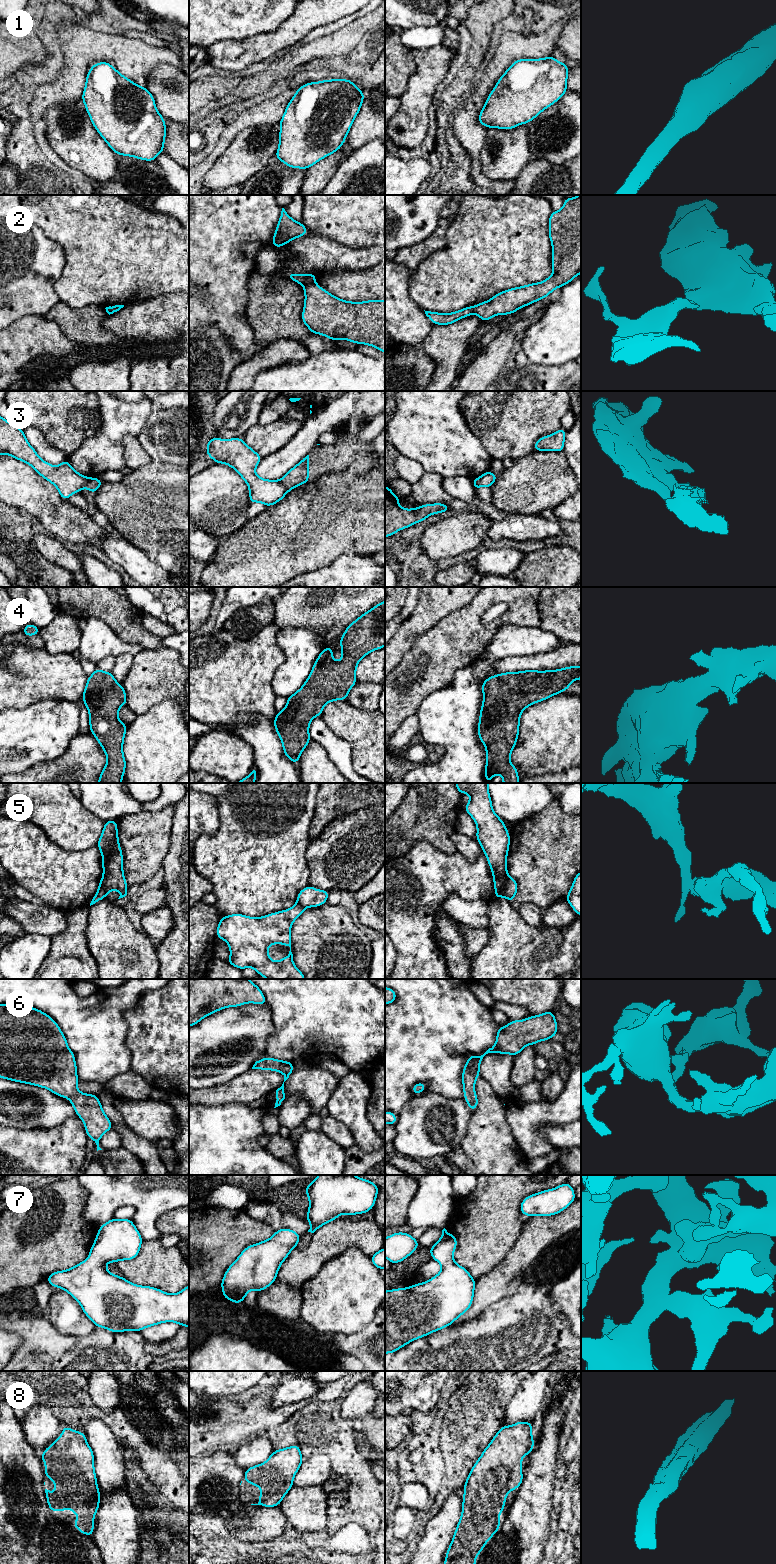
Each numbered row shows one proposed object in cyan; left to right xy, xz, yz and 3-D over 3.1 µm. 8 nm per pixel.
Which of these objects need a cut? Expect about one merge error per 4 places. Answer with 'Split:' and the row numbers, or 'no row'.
Split: 2, 3, 5

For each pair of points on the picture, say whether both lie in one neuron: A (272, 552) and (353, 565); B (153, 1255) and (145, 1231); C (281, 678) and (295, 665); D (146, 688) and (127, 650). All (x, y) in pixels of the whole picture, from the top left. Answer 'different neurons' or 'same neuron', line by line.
A: different neurons
B: different neurons
C: same neuron
D: different neurons

